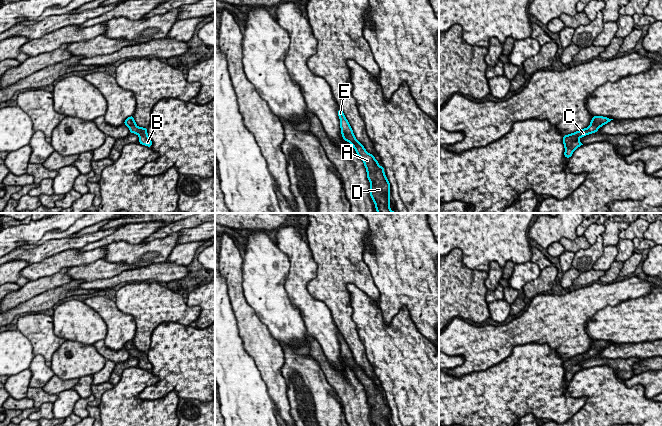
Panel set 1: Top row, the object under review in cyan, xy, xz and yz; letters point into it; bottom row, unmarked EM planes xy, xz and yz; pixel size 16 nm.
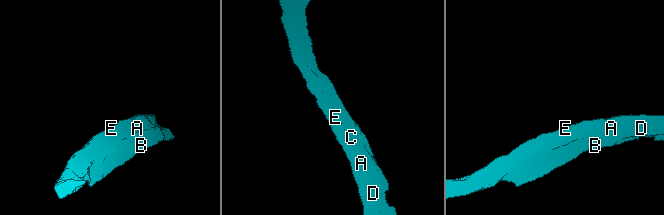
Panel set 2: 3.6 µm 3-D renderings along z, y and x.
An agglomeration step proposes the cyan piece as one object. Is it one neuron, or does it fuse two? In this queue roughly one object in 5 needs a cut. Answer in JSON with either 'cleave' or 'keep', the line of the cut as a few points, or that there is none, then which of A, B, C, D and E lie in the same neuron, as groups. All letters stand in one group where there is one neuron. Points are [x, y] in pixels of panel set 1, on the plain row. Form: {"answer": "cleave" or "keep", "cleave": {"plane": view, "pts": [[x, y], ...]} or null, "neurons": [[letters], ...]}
{"answer": "keep", "cleave": null, "neurons": [["A", "B", "C", "D", "E"]]}

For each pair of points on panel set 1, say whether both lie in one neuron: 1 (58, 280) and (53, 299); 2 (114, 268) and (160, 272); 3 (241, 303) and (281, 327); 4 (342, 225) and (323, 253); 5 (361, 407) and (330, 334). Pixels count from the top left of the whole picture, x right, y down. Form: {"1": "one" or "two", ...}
{"1": "two", "2": "two", "3": "two", "4": "one", "5": "two"}

